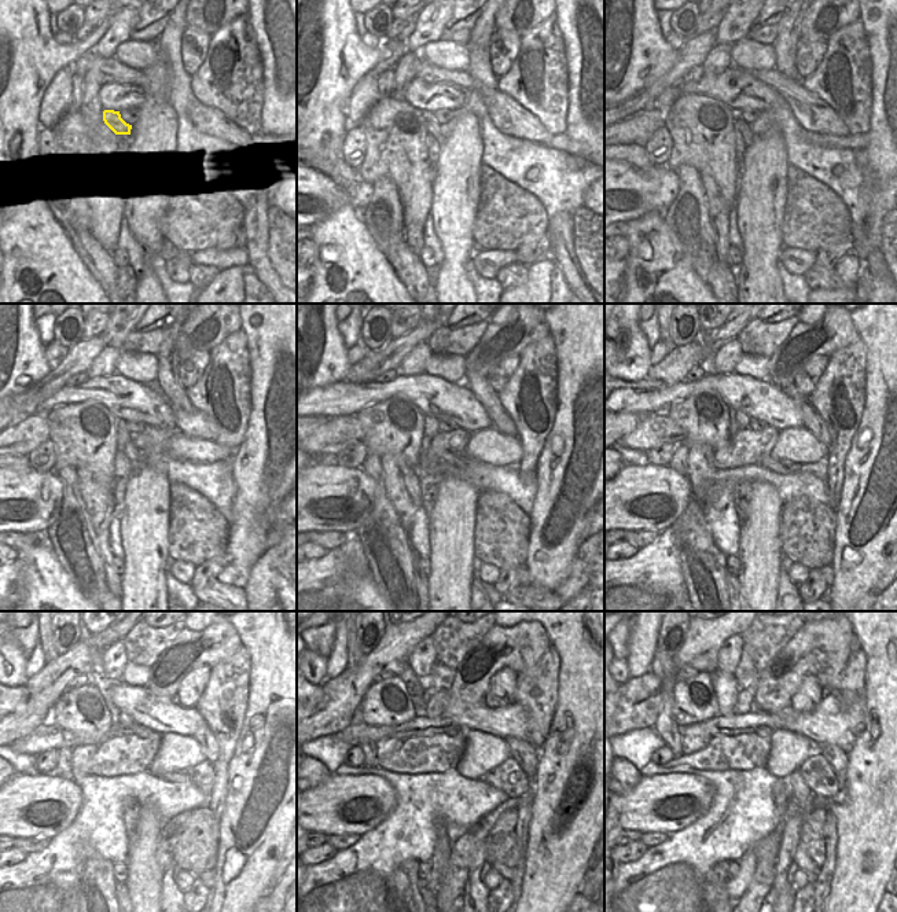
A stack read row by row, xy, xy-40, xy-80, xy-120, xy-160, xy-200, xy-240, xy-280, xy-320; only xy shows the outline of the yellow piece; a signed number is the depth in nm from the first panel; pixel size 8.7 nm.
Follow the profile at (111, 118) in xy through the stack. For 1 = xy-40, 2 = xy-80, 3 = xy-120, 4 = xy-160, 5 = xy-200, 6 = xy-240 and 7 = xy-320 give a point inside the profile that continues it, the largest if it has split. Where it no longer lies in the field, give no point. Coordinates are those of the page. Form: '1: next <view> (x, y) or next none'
1: next xy-40 (433, 127)
2: next xy-80 (738, 122)
3: next xy-120 (131, 451)
4: next xy-160 (459, 463)
5: next xy-200 (820, 469)
6: next xy-240 (202, 775)
7: next xy-320 (816, 772)

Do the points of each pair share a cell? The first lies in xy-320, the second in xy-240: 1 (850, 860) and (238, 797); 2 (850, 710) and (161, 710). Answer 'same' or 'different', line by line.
1: same
2: same

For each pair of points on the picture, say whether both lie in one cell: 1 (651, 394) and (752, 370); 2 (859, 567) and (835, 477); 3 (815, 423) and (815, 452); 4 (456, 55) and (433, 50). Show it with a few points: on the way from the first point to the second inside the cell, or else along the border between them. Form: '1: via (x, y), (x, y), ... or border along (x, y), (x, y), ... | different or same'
1: border along (734, 372), (767, 381) | different
2: border along (845, 463), (845, 480), (835, 510) | different
3: border along (804, 426), (829, 448) | different
4: via (451, 55), (438, 52) | same

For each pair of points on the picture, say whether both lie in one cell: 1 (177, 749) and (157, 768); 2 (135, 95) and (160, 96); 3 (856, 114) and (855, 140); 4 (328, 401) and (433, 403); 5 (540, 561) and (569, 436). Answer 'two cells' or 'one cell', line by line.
1: one cell
2: two cells
3: two cells
4: one cell
5: one cell

